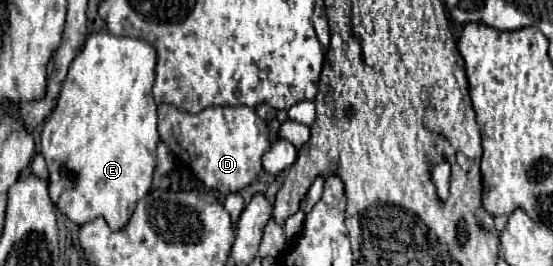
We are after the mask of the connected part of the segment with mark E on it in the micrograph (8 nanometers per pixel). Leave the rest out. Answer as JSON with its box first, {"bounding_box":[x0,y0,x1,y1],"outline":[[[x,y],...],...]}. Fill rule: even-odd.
{"bounding_box":[41,32,159,230],"outline":[[[93,32],[87,36],[81,52],[75,56],[75,60],[69,66],[69,74],[63,82],[59,100],[55,110],[51,112],[51,116],[47,118],[43,132],[41,132],[41,154],[45,156],[47,162],[47,170],[49,170],[49,196],[53,200],[53,204],[75,224],[85,224],[91,222],[99,216],[103,216],[109,224],[111,230],[119,230],[121,226],[127,224],[127,220],[133,214],[135,204],[149,192],[151,188],[151,180],[153,180],[153,170],[157,164],[157,144],[159,144],[159,134],[157,134],[157,104],[153,100],[151,88],[153,88],[153,78],[155,78],[155,64],[157,64],[157,52],[153,50],[153,46],[149,46],[149,42],[141,40],[141,38],[129,38],[129,36],[113,36],[111,32]]]}

